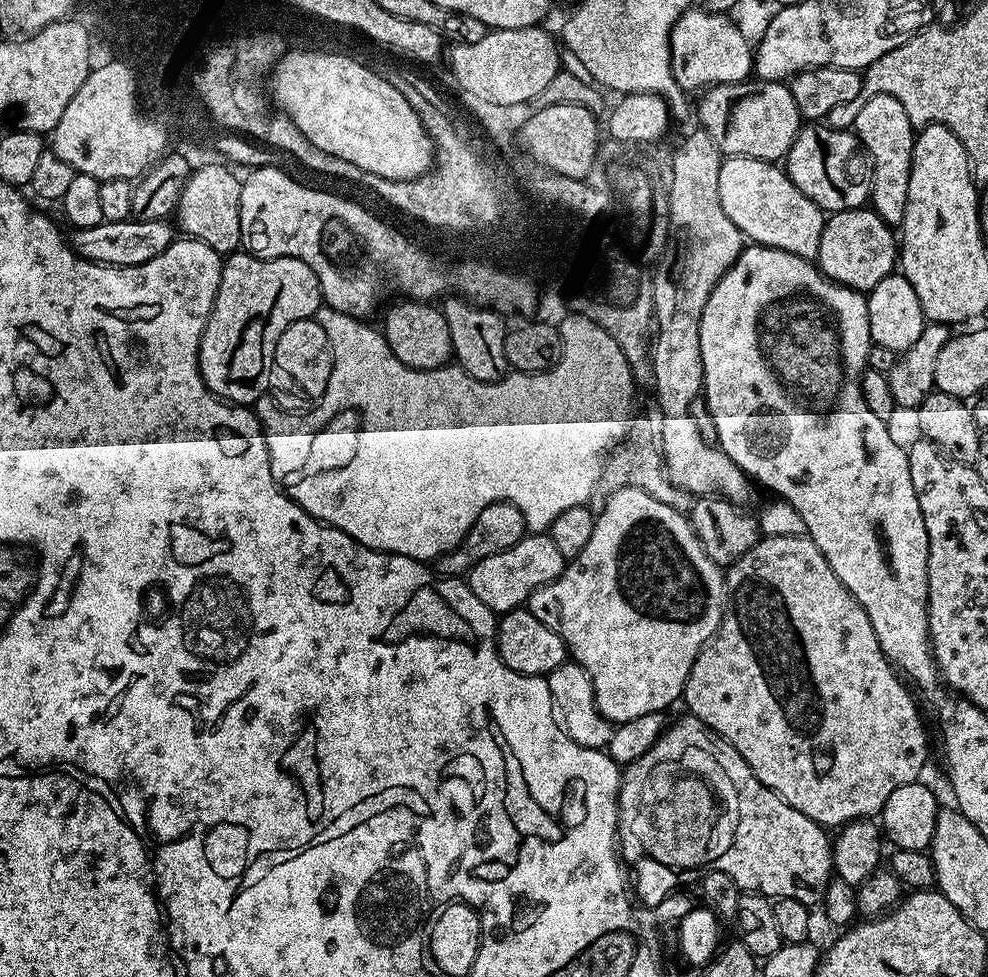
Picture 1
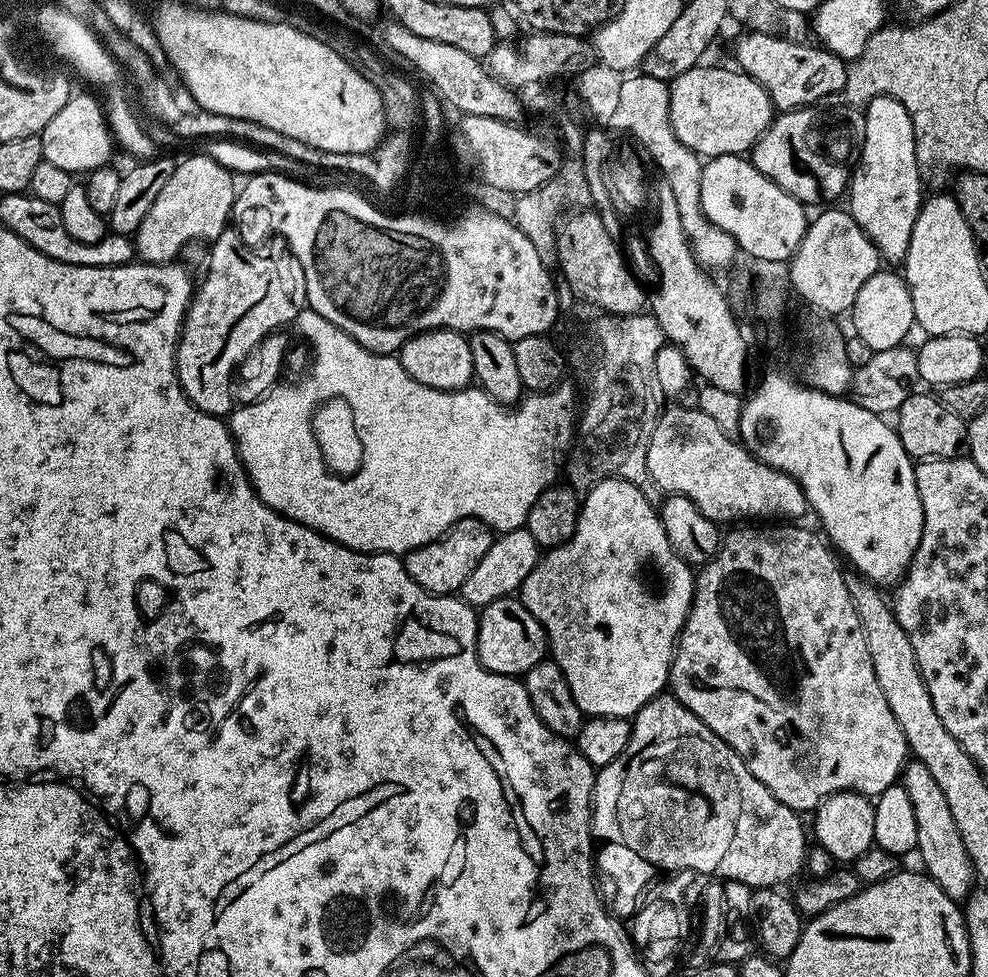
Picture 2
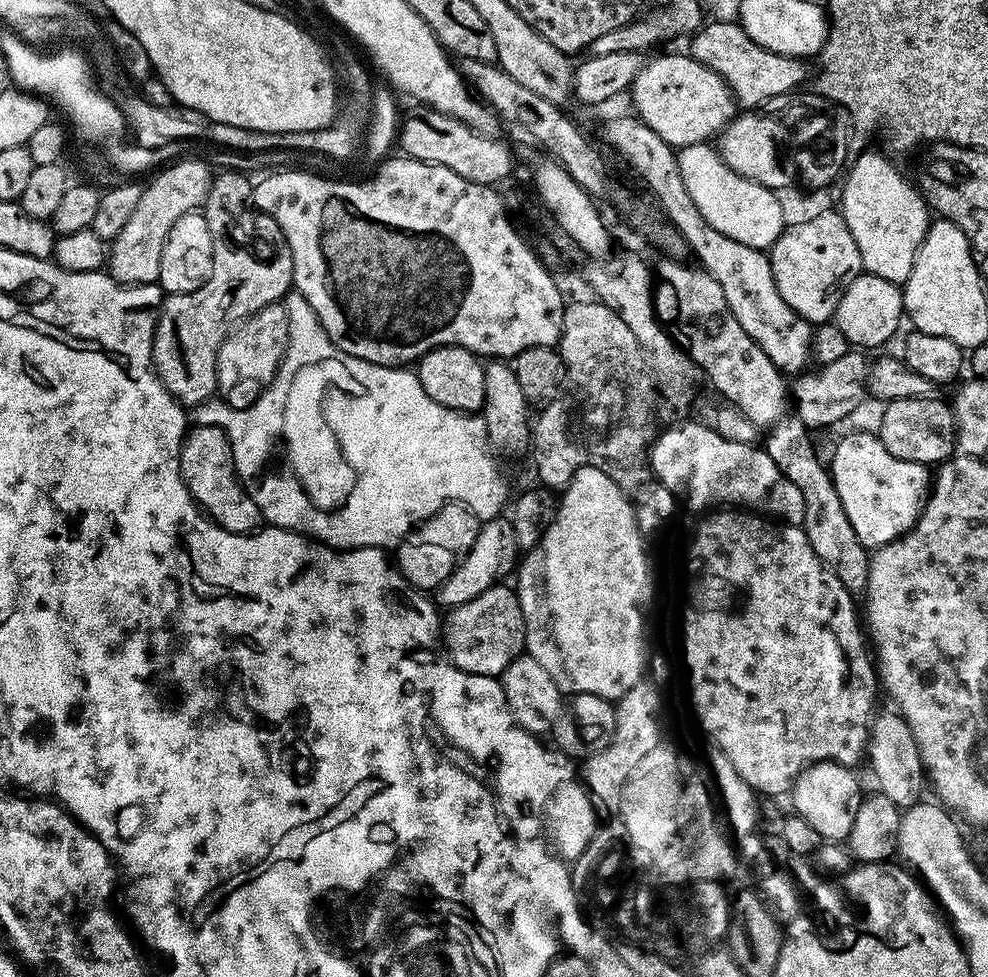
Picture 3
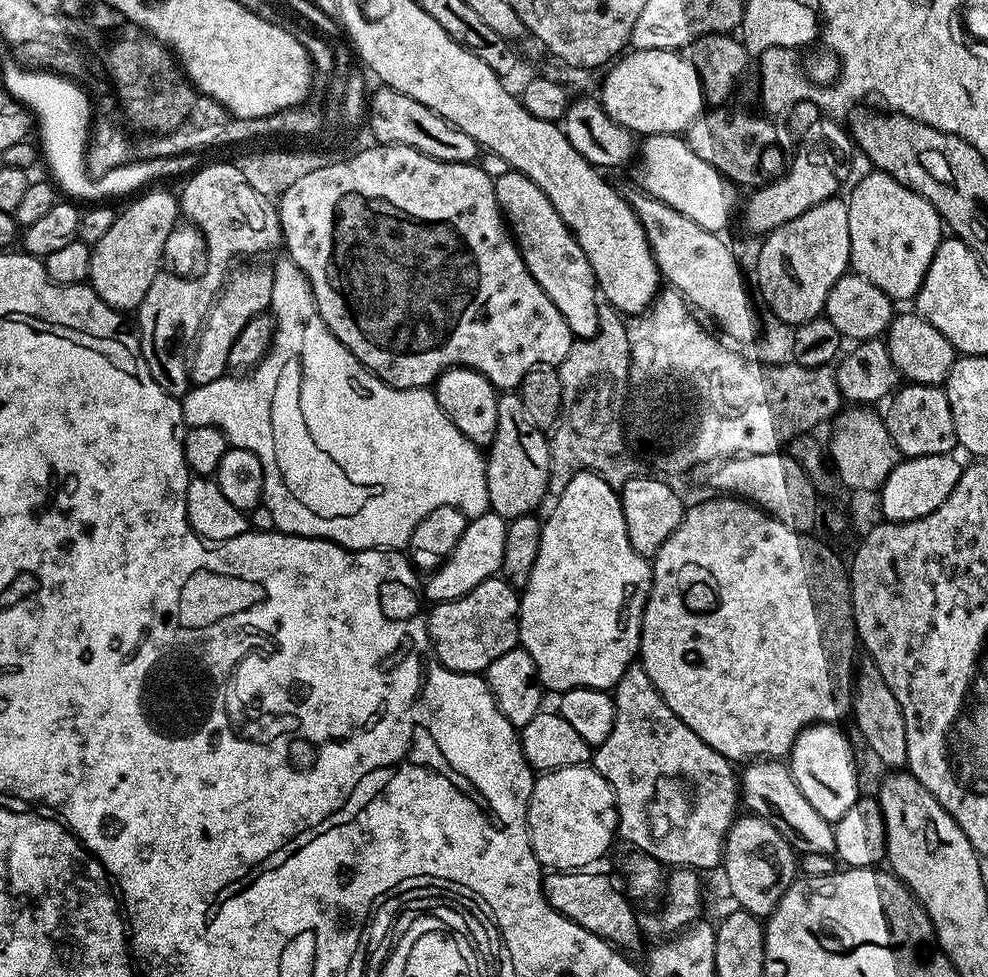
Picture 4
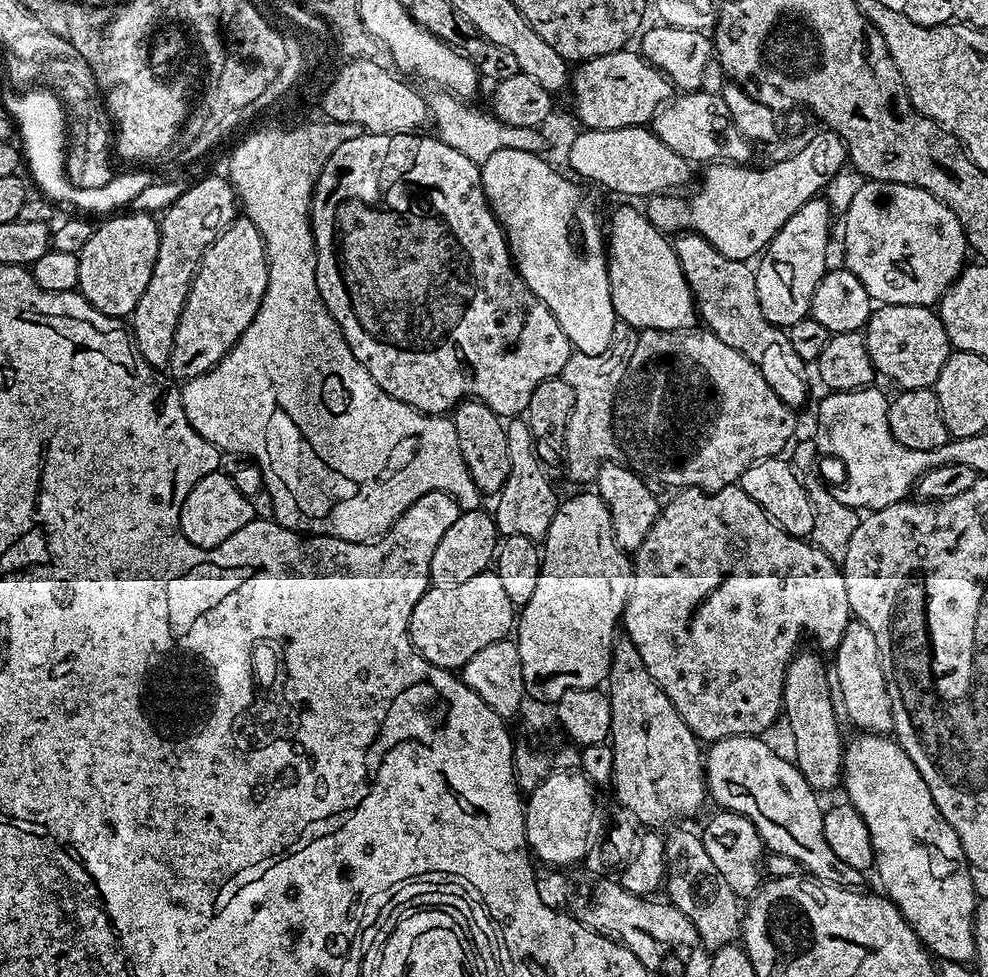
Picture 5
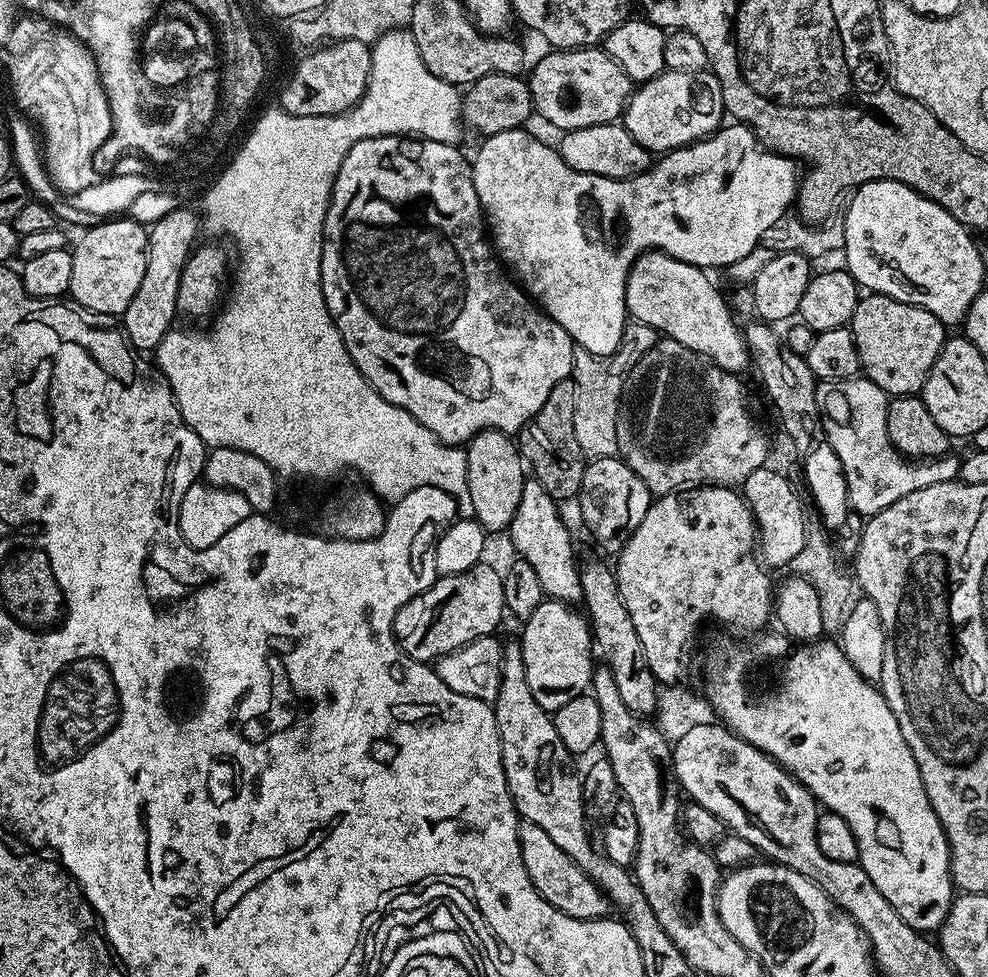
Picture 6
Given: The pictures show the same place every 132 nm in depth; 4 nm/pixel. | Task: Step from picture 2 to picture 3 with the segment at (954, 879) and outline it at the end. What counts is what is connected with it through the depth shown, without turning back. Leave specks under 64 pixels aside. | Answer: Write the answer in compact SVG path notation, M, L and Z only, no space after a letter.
M892 712L877 715L870 741L870 761L872 760L872 772L880 783L879 791L882 795L890 798L890 802L894 802L897 808L907 810L921 803L923 796L920 795L924 792L924 784L926 788L926 773L913 731L901 714Z

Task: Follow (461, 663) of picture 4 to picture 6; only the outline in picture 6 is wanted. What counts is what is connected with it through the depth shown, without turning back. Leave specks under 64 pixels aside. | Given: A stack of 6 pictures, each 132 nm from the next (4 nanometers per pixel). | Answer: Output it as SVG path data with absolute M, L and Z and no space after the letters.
M487 562L453 576L440 576L426 591L410 598L398 610L392 623L392 635L403 655L421 662L435 662L479 636L491 636L500 619L505 619L504 577Z

